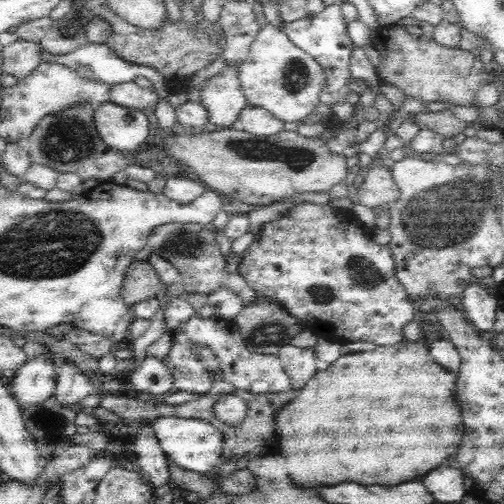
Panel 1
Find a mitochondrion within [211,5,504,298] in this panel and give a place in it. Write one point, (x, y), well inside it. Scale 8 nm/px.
(448, 214)

